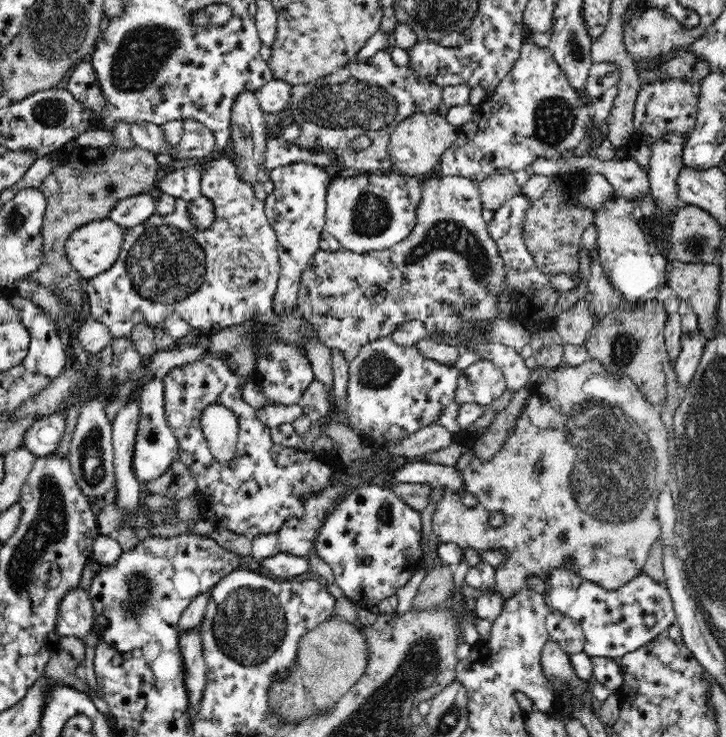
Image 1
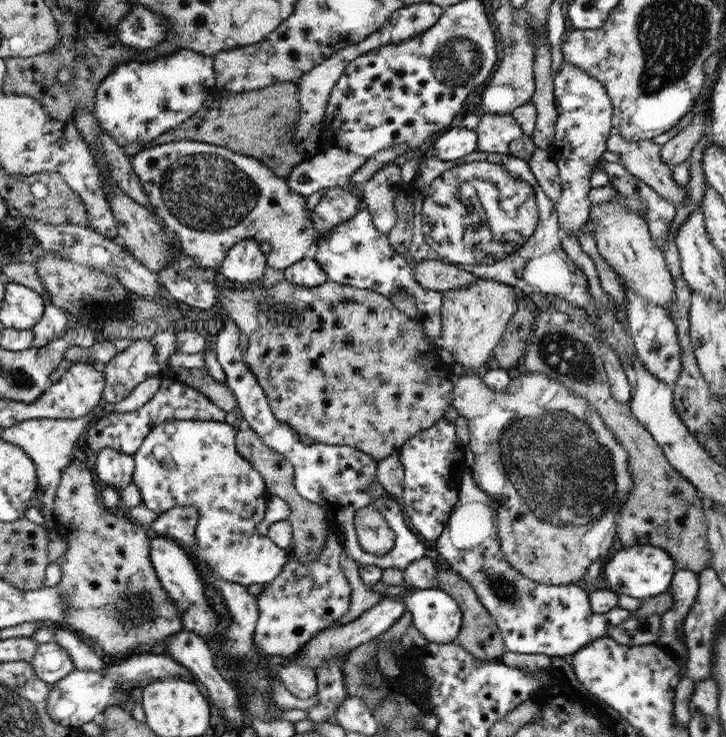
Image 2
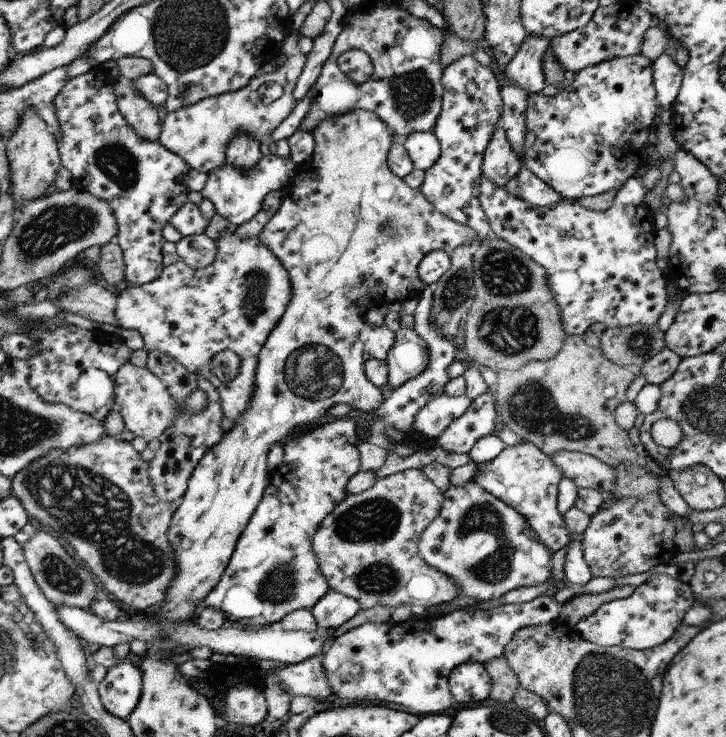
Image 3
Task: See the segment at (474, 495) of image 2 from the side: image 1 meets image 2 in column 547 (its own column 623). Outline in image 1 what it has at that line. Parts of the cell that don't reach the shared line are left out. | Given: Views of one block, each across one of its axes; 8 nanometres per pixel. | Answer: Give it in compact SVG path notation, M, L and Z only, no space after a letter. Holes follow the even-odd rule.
M557 568L545 579L543 593L550 612L557 610L580 623L585 634L583 651L589 657L618 659L652 642L675 624L676 615L670 591L646 571L616 590L605 589L586 580L570 568Z

